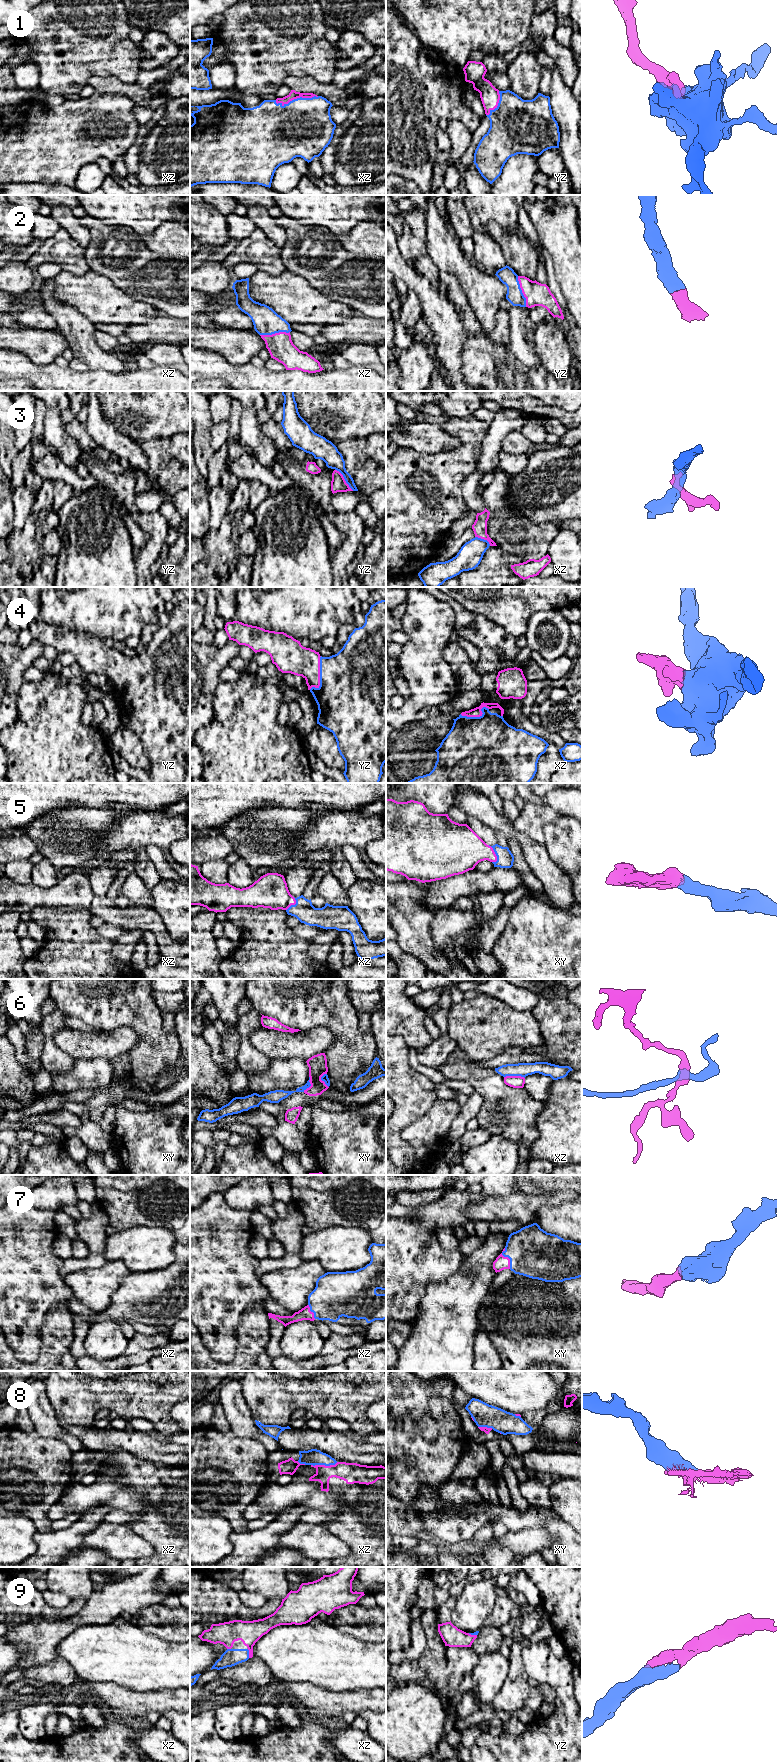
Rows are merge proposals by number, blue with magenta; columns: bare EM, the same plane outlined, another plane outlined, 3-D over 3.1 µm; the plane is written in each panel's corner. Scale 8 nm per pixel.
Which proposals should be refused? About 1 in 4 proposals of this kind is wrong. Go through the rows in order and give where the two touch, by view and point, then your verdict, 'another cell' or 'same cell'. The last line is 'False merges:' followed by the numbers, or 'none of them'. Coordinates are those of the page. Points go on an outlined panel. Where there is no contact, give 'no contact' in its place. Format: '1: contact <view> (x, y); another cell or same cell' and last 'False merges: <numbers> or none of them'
1: contact xz (297, 98); same cell
2: contact yz (521, 291); same cell
3: contact yz (344, 478); another cell
4: contact yz (320, 676); same cell
5: contact xy (495, 853); same cell
6: contact xz (514, 1075); another cell
7: contact xy (507, 1256); same cell
8: contact xz (324, 1464); same cell
9: contact xz (248, 1653); same cell
False merges: 3, 6

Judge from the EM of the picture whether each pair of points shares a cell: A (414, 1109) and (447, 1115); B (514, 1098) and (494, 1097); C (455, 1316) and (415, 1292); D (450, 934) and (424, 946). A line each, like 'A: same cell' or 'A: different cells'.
A: different cells
B: same cell
C: different cells
D: different cells

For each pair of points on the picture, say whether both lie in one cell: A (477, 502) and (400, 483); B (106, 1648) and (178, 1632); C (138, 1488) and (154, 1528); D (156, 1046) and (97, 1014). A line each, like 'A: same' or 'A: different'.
A: different
B: different
C: same
D: same

